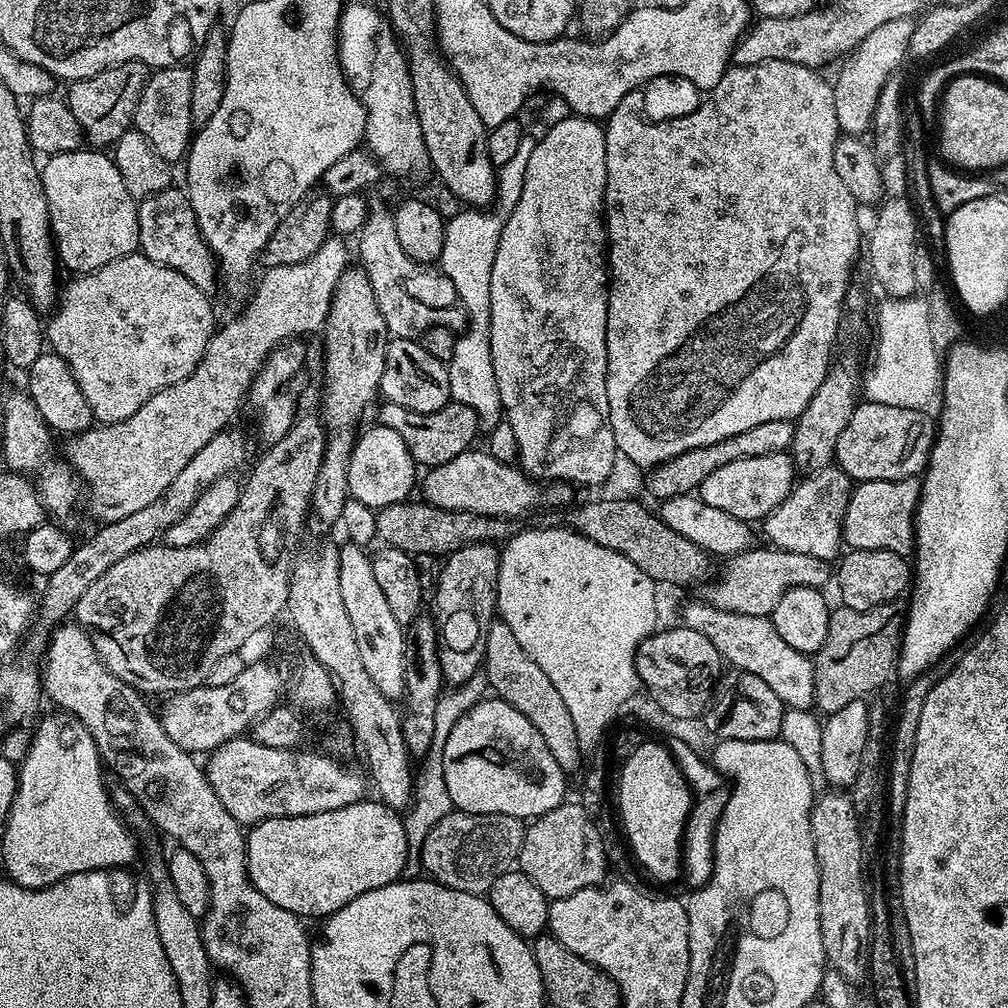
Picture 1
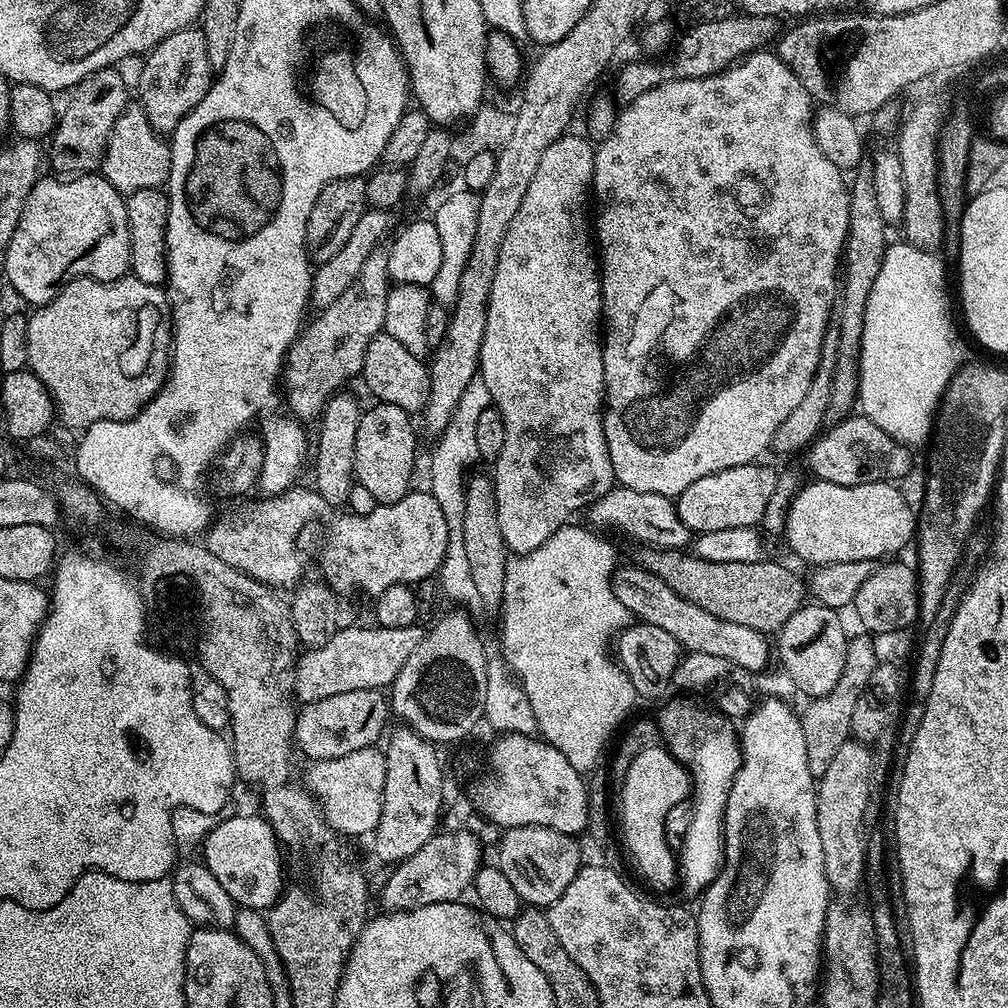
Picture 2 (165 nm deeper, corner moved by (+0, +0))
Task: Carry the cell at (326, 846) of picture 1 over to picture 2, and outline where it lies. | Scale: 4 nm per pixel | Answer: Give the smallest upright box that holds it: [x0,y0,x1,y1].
[202,815,286,910]

